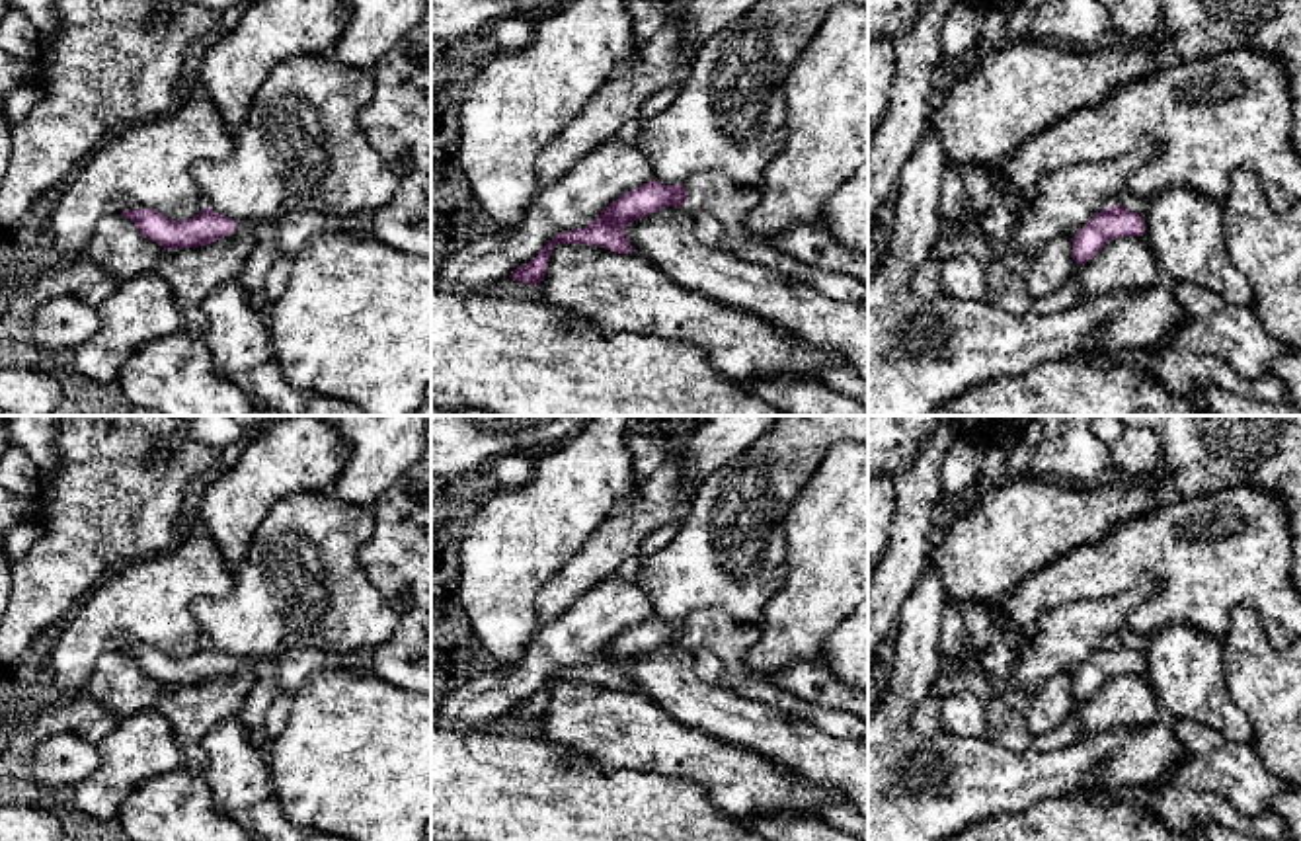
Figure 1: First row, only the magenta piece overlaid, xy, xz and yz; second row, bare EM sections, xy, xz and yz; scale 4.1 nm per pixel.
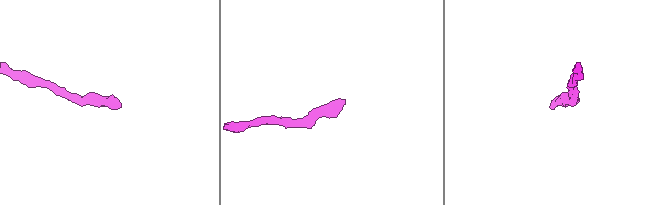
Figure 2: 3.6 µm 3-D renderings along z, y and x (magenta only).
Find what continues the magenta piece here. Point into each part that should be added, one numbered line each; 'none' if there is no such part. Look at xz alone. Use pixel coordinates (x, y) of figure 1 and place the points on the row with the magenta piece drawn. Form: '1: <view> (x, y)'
1: xz (728, 201)

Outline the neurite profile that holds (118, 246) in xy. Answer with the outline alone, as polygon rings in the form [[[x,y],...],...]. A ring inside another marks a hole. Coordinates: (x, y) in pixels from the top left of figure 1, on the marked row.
[[[121,213],[98,220],[84,256],[121,281],[154,271],[162,246],[138,232],[135,222]]]

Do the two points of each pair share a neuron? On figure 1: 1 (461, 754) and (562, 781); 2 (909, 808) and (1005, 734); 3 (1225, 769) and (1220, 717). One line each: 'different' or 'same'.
1: same
2: different
3: different

